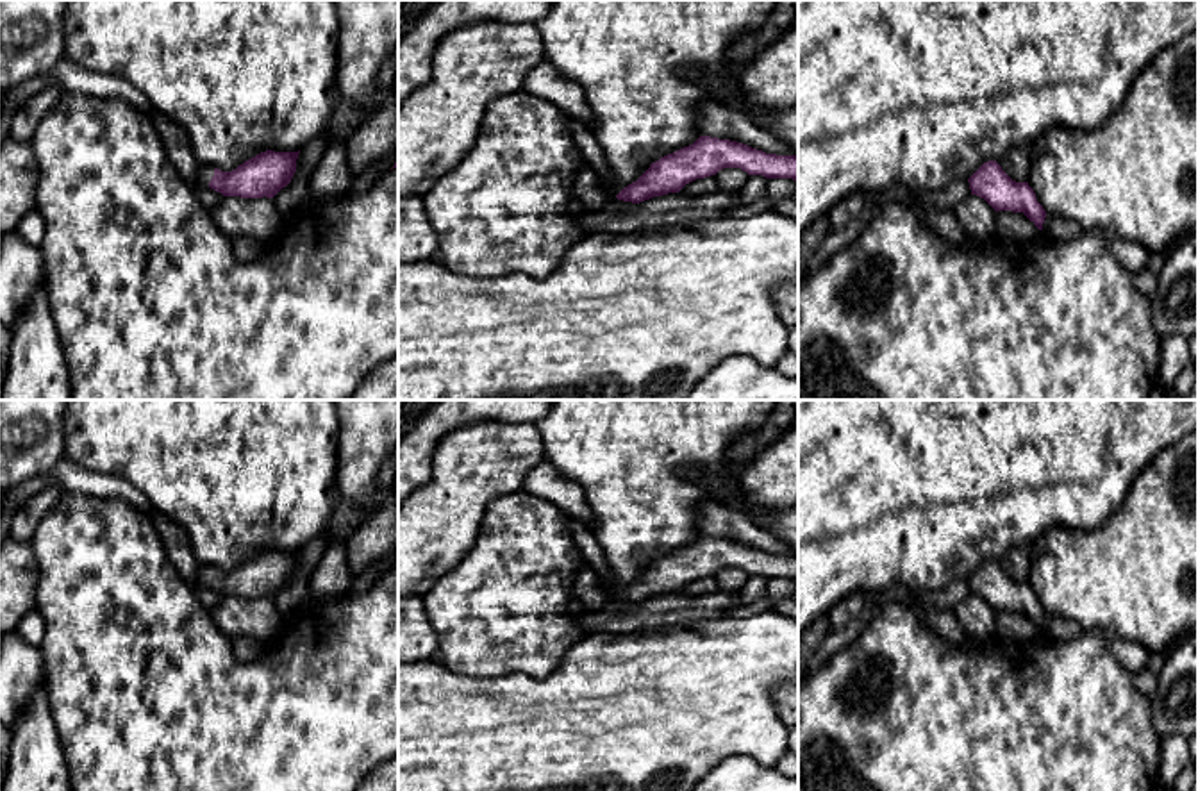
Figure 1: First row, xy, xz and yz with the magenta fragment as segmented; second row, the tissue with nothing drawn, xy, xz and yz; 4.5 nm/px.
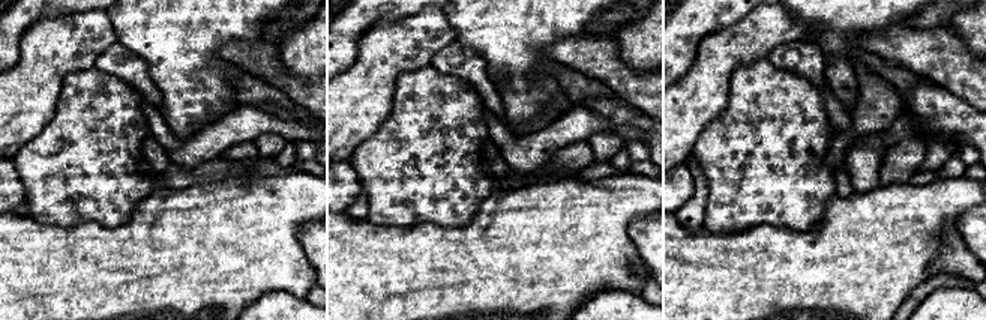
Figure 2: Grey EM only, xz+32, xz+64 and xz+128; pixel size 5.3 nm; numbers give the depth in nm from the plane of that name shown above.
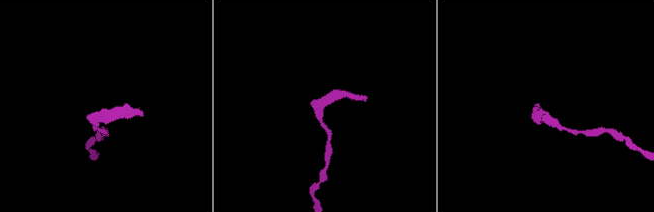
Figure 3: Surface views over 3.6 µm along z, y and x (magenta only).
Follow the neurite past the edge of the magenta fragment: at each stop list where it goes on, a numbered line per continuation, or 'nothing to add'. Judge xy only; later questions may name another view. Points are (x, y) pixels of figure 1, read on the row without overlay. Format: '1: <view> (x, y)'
1: xy (206, 574)

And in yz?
nothing to add

